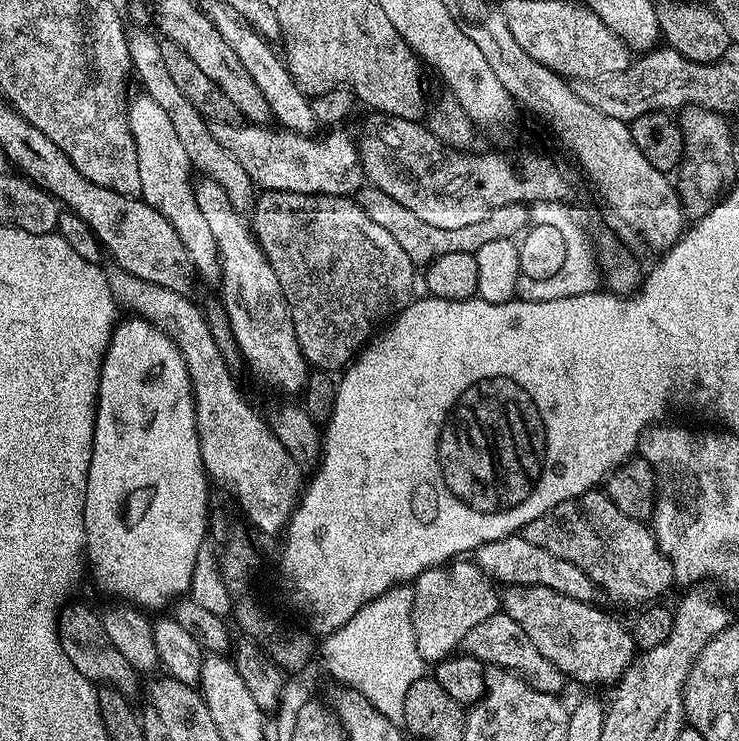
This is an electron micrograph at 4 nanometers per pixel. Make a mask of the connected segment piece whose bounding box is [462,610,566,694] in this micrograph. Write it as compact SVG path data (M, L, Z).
M503 610L490 614L488 618L482 618L482 622L478 622L465 634L462 648L467 655L477 656L485 665L509 668L514 673L522 674L524 679L538 690L553 694L563 693L564 684L566 685L564 671L550 658L546 658L546 654L542 654L542 650L538 650L538 646L530 642L526 630L522 630L522 626L514 622L514 618L510 618Z

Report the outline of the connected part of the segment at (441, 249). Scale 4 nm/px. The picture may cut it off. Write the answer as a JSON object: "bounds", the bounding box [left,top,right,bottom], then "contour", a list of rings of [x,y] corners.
{"bounds":[354,187,530,266],"contour":[[[361,187],[360,191],[355,193],[354,199],[370,218],[394,236],[395,241],[402,246],[403,250],[406,250],[406,254],[416,266],[427,266],[432,263],[434,258],[442,258],[442,254],[458,254],[459,252],[475,254],[479,247],[484,246],[486,242],[493,242],[495,239],[511,240],[519,237],[530,224],[529,205],[526,204],[507,204],[494,210],[492,215],[486,217],[482,222],[446,230],[439,226],[430,226],[430,222],[422,222],[422,218],[418,218],[418,214],[406,210],[406,206],[402,206],[402,202],[390,198],[390,194],[382,194],[382,190],[377,188]]]}

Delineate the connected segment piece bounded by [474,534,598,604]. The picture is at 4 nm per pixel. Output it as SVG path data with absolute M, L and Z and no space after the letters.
M523 534L500 537L481 544L475 549L474 560L489 576L497 581L505 580L508 586L538 584L550 590L558 590L558 594L566 594L566 598L578 598L587 604L597 599L596 583L578 566L574 566L574 562L566 562L566 558L546 550L535 539Z

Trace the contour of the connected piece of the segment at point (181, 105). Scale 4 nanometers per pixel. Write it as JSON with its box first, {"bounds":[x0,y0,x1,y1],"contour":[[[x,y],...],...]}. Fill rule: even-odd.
{"bounds":[127,28,254,213],"contour":[[[136,28],[127,33],[128,38],[128,58],[131,67],[134,69],[134,76],[140,79],[143,91],[150,98],[154,98],[158,102],[158,106],[162,106],[162,110],[166,110],[166,114],[170,117],[170,122],[174,125],[174,130],[178,134],[182,147],[186,150],[186,158],[192,163],[193,169],[201,177],[218,182],[218,186],[222,186],[222,190],[226,190],[226,198],[230,198],[230,202],[242,213],[251,213],[254,203],[254,185],[252,180],[246,174],[246,170],[242,170],[242,166],[238,163],[238,158],[234,158],[234,154],[230,154],[230,150],[226,150],[226,146],[222,146],[222,142],[218,142],[218,138],[214,138],[209,121],[204,119],[194,106],[190,106],[190,98],[186,98],[186,94],[182,94],[182,90],[178,90],[178,85],[170,79],[170,73],[166,71],[166,66],[162,59],[162,46],[155,31],[147,32],[144,28]]]}

